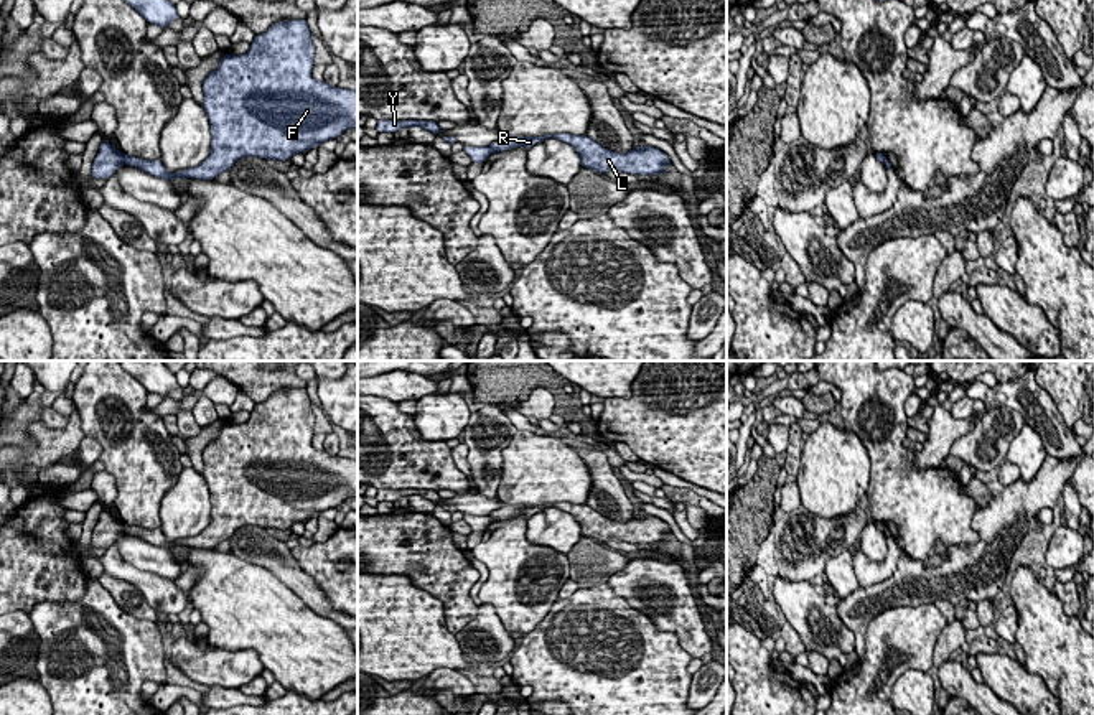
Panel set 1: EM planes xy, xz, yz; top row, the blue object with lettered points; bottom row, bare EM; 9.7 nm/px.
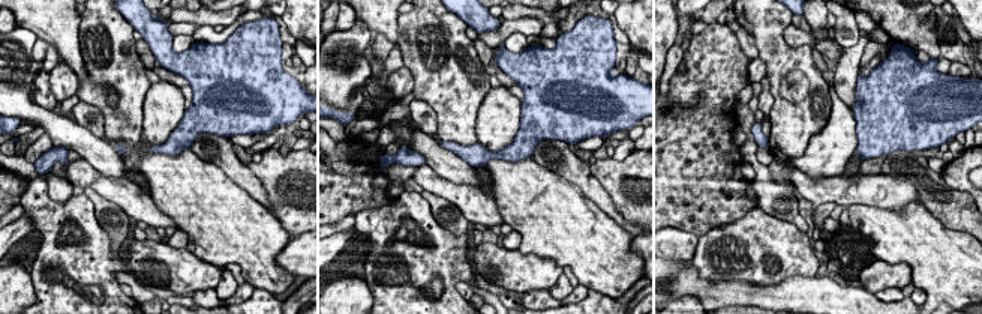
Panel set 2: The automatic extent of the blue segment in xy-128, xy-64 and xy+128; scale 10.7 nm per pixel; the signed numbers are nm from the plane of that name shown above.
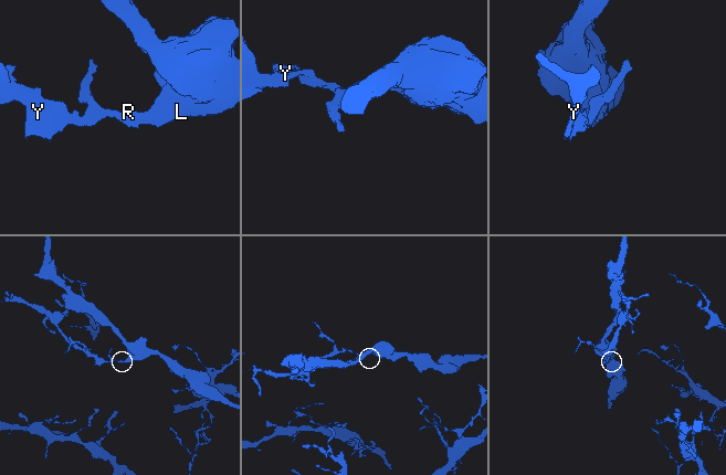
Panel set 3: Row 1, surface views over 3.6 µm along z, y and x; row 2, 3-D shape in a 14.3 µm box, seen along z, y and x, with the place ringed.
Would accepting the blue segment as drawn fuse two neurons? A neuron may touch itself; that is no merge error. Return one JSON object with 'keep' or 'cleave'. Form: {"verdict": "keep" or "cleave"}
{"verdict": "cleave"}

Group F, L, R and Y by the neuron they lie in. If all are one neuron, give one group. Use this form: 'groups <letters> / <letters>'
groups F L R / Y

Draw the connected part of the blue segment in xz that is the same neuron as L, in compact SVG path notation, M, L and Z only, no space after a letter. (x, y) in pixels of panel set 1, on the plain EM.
M554 502L554 504L540 504L540 506L517 506L517 504L504 504L501 509L494 511L491 517L494 521L512 519L519 514L527 519L537 514L545 507L559 507L568 514L572 514L583 537L590 537L593 540L606 542L610 539L619 539L629 544L654 544L659 545L671 535L671 527L667 522L656 516L634 516L628 522L616 522L610 517L605 517L588 504L572 504L572 502Z

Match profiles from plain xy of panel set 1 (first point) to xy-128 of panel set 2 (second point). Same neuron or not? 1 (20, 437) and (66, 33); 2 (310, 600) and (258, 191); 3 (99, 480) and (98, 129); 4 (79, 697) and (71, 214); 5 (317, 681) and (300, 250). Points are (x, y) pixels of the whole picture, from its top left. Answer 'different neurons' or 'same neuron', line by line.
1: different neurons
2: same neuron
3: same neuron
4: same neuron
5: different neurons

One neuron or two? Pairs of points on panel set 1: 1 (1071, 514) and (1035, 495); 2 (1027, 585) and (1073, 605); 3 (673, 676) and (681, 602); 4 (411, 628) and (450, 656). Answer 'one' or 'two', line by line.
1: two
2: two
3: two
4: one

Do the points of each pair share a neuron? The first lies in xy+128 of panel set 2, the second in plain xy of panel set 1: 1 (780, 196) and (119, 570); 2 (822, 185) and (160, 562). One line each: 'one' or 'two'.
1: two
2: one

